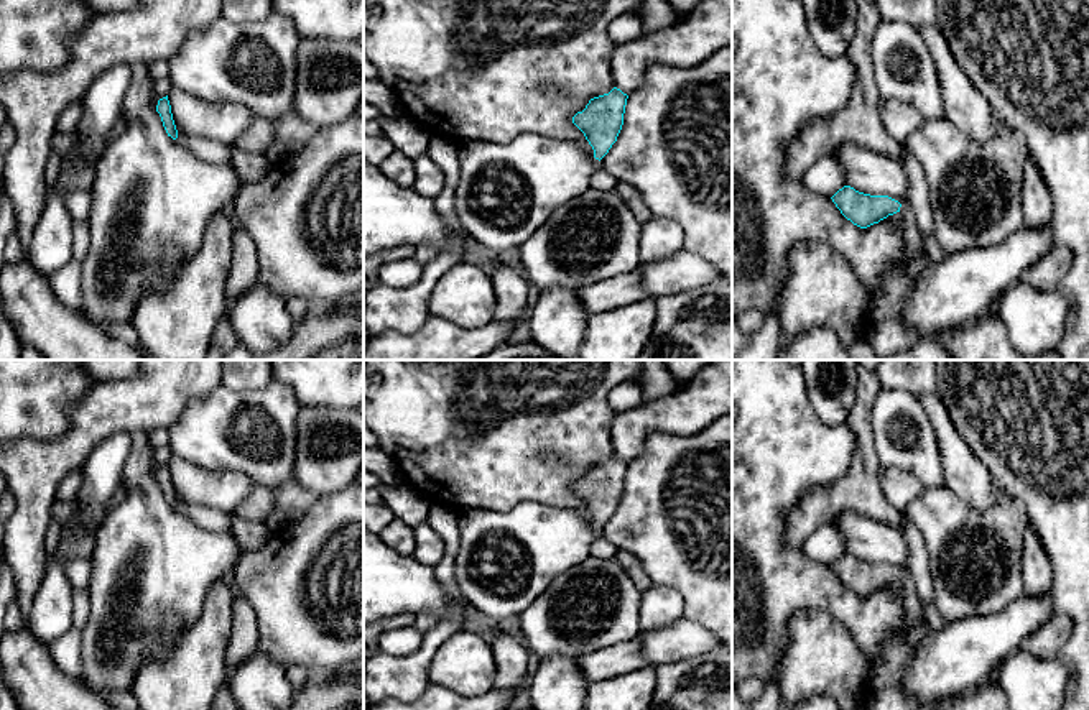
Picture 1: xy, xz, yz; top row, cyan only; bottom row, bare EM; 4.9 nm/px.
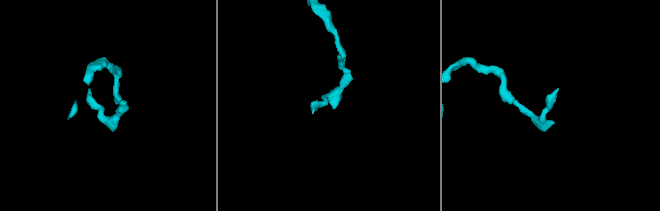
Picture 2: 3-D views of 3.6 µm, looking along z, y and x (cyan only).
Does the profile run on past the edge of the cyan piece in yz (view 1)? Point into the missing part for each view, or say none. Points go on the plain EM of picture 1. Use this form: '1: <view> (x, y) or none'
1: yz (882, 692)

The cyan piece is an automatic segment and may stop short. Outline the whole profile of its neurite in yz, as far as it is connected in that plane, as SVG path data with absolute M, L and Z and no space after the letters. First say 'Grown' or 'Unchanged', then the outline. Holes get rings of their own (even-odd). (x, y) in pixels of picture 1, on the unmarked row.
Grown. M844 554L832 565L841 582L860 597L867 597L897 580L905 593L905 628L882 648L878 659L869 666L865 685L867 710L918 710L920 703L900 689L903 669L916 644L926 633L923 603L906 572L888 564L870 564Z

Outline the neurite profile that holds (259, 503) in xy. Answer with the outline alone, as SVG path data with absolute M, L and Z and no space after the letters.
M257 485L247 495L247 498L230 511L230 514L247 521L265 521L273 511L275 496L275 490L263 485Z

